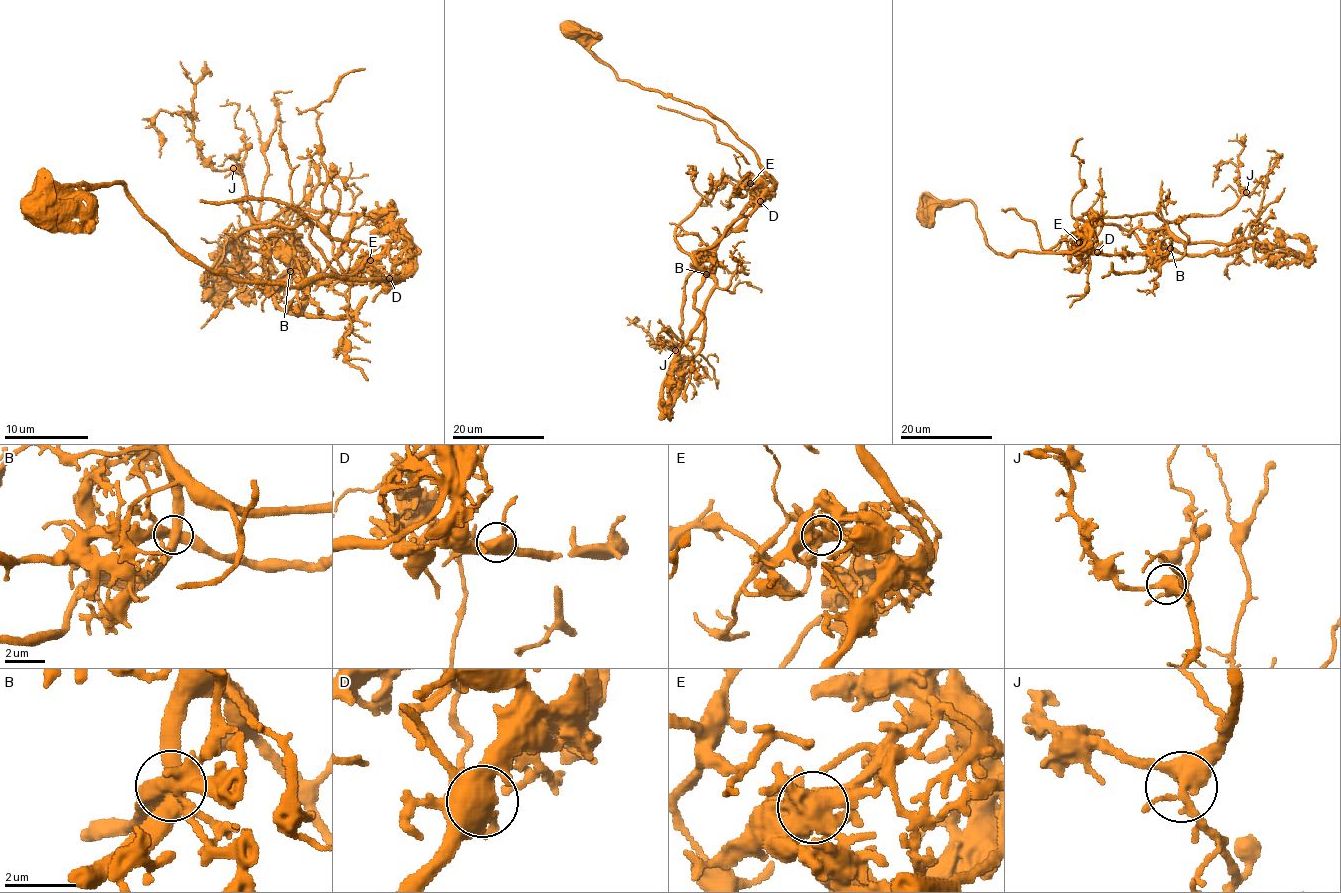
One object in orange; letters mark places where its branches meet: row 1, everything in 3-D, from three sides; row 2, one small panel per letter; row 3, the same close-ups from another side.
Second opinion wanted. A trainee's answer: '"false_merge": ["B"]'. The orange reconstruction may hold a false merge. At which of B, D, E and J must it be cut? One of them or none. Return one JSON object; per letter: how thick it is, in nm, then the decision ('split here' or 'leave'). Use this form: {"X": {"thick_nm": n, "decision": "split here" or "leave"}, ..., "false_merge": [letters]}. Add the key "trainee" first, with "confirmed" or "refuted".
{"trainee": "confirmed", "B": {"thick_nm": 550, "decision": "split here"}, "D": {"thick_nm": 550, "decision": "leave"}, "E": {"thick_nm": 550, "decision": "leave"}, "J": {"thick_nm": 440, "decision": "leave"}, "false_merge": ["B"]}

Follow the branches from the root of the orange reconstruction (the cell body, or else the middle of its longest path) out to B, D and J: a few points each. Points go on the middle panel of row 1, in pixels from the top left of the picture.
B: (572, 29), (620, 80), (720, 119), (773, 183), (712, 246), (697, 267), (706, 274)
D: (572, 29), (620, 80), (704, 107), (720, 119), (754, 152), (759, 167), (773, 183), (773, 188), (760, 201)
J: (572, 29), (620, 80), (720, 119), (754, 152), (774, 185), (746, 205), (689, 274), (675, 350)

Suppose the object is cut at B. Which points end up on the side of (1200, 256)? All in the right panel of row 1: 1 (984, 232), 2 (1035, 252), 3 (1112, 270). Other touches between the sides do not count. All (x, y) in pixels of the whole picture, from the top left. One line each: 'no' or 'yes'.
1: yes
2: yes
3: no

